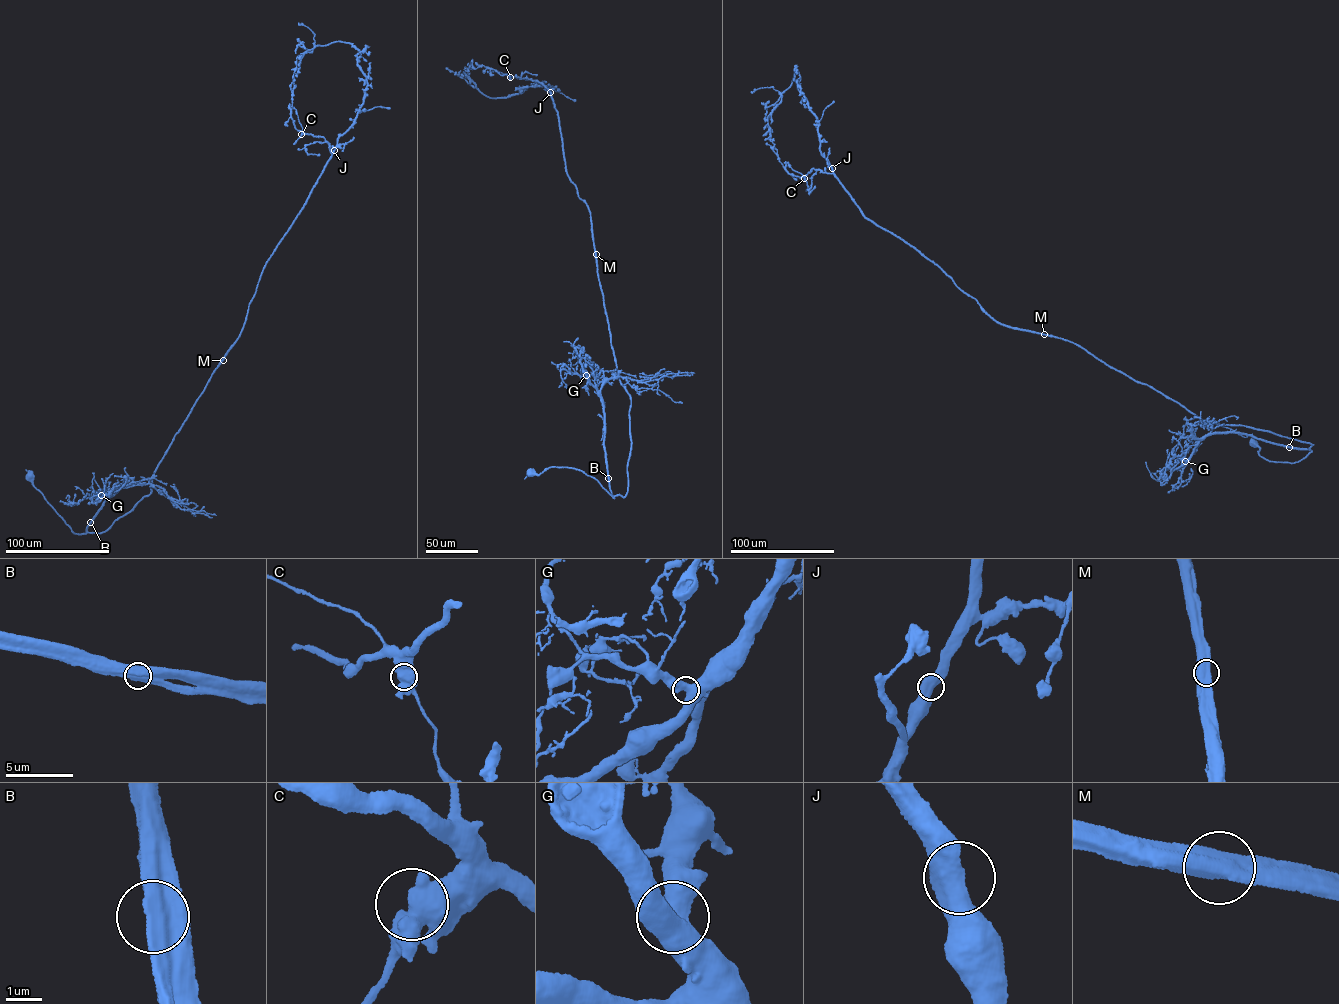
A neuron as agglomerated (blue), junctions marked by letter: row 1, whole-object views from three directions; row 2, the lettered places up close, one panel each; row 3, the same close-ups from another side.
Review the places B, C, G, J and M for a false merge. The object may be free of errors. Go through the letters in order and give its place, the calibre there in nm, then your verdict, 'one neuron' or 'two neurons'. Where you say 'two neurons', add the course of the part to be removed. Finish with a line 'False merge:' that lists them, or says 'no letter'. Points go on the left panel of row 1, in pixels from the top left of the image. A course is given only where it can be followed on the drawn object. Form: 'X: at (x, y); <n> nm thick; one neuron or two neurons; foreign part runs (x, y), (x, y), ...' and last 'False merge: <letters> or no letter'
B: at (90, 522); 650 nm thick; one neuron
C: at (301, 134); 600 nm thick; one neuron
G: at (101, 495); 600 nm thick; one neuron
J: at (334, 150); 600 nm thick; one neuron
M: at (223, 360); 650 nm thick; two neurons; foreign part runs (223, 360), (238, 337)
False merge: M

